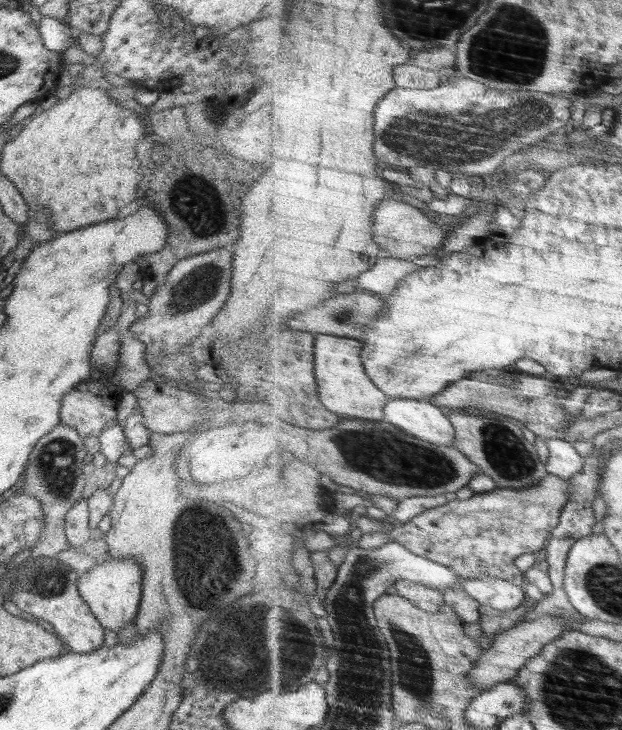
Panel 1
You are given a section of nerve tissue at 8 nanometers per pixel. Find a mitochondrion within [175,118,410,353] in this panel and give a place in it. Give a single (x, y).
(348, 316)

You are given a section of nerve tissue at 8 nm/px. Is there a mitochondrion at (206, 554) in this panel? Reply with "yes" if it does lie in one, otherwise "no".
yes

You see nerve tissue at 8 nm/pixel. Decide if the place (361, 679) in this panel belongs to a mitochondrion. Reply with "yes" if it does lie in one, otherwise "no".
yes

